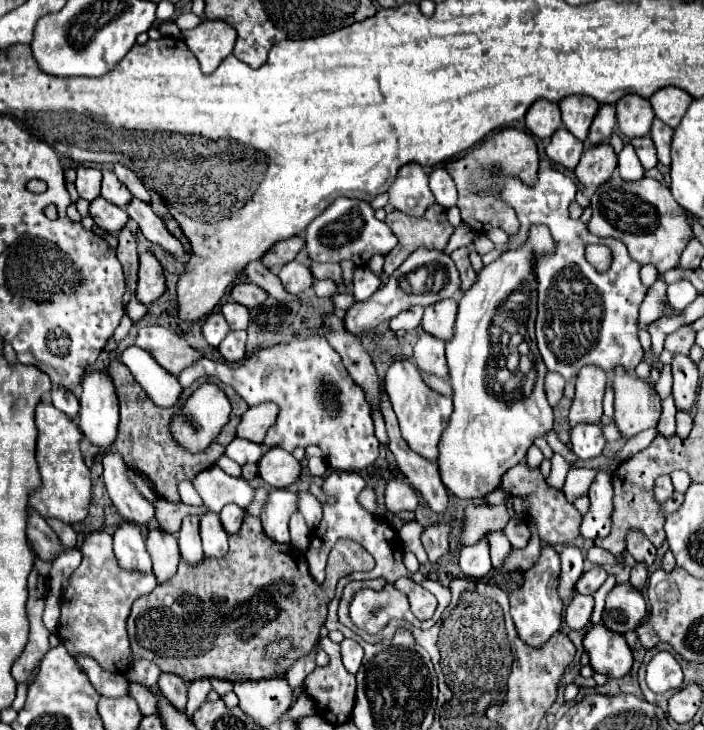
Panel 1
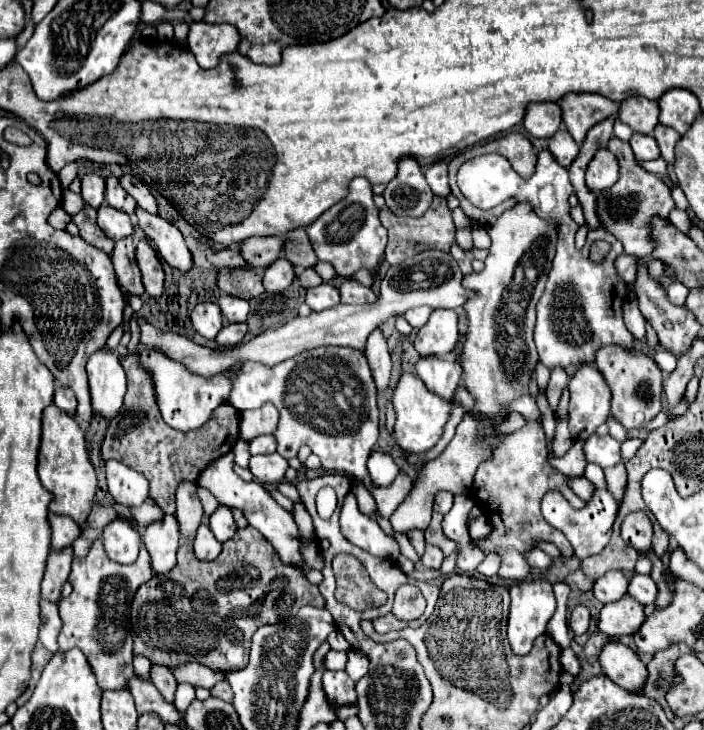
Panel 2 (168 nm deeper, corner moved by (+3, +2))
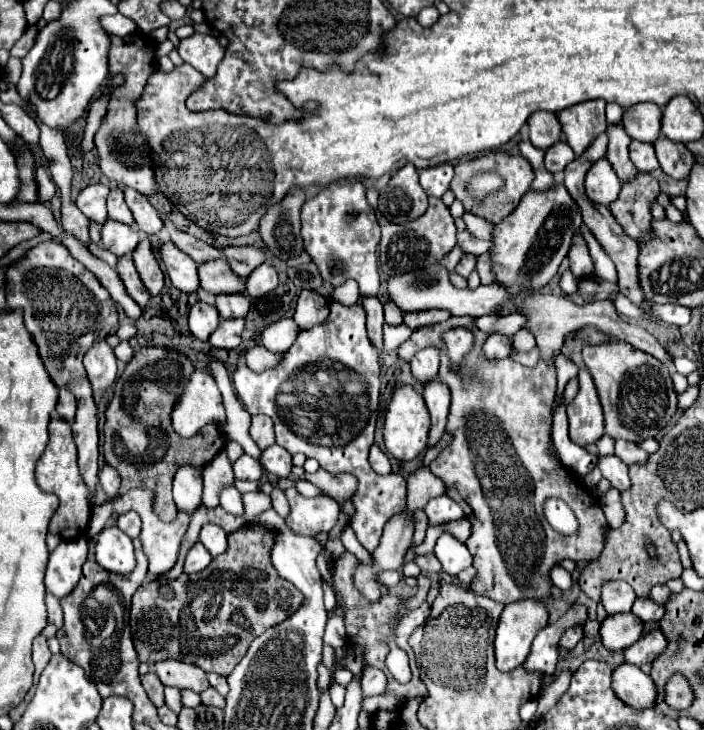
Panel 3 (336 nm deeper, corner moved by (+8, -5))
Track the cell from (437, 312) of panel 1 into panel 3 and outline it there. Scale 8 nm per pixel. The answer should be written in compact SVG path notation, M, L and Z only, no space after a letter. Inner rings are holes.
M428 347L420 353L416 353L410 361L412 365L412 377L420 383L426 385L428 381L434 381L438 375L438 365L440 365L440 351L434 347Z

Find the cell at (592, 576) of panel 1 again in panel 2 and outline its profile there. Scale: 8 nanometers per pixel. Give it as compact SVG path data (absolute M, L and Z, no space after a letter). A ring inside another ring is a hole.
M611 570L609 574L593 582L593 596L603 604L617 602L617 598L621 598L627 592L627 584L629 580L623 576L621 570Z

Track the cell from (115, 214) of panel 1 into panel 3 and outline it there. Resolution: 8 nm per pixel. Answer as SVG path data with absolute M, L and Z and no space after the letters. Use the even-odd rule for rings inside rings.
M108 219L102 227L102 243L114 255L124 257L136 249L136 243L140 243L140 235L130 225Z

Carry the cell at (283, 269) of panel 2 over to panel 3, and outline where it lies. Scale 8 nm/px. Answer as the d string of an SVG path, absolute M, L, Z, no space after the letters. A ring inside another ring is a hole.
M262 263L260 267L256 267L248 279L246 279L246 293L250 297L262 297L266 293L270 293L272 289L276 289L278 285L278 275L274 271L272 265Z

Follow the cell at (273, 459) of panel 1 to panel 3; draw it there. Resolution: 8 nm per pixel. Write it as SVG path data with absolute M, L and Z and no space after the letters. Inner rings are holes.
M242 455L240 459L236 459L232 463L232 471L234 471L234 477L236 479L246 479L246 481L260 481L262 477L262 467L256 459L248 457L248 455Z

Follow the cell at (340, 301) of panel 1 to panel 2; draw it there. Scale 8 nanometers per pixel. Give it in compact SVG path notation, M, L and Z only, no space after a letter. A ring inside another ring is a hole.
M323 282L321 286L315 286L315 288L307 290L305 302L311 306L311 310L321 312L321 310L327 310L327 308L339 304L341 302L341 294L333 284L325 284Z

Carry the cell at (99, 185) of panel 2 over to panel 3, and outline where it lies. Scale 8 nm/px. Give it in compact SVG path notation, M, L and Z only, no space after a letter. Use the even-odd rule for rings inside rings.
M88 185L86 189L80 191L76 199L76 207L94 223L104 223L108 219L108 209L106 209L106 197L110 189L106 185Z

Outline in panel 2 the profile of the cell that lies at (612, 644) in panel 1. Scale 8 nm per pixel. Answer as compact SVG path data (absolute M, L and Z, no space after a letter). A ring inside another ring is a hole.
M609 640L603 646L599 654L599 664L605 676L609 676L617 686L629 692L637 692L645 684L647 678L645 664L629 646L617 640Z

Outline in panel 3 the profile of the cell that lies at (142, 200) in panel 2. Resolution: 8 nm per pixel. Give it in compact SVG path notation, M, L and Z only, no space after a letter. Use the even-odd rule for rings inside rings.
M126 187L124 189L124 197L126 197L126 203L134 215L134 221L138 223L138 227L148 233L148 235L154 235L162 229L162 219L158 215L158 211L152 207L152 203L142 195L138 193L136 189L130 189Z

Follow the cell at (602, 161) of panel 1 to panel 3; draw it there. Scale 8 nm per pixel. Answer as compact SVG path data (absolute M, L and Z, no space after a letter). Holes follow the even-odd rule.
M602 157L586 173L586 195L600 205L610 205L620 193L620 179L616 177L612 165Z

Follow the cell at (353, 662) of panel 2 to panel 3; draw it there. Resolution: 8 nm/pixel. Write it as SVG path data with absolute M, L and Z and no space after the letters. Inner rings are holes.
M376 667L364 669L362 671L362 691L364 691L364 695L384 693L386 691L386 675Z

